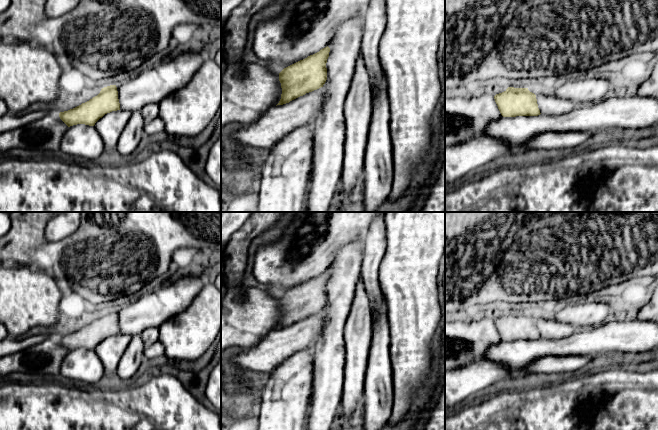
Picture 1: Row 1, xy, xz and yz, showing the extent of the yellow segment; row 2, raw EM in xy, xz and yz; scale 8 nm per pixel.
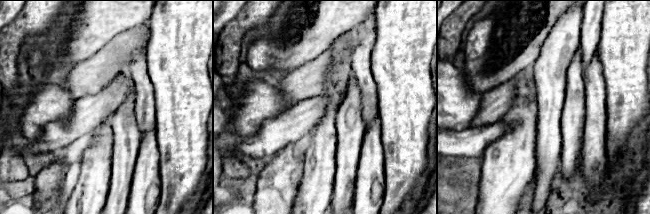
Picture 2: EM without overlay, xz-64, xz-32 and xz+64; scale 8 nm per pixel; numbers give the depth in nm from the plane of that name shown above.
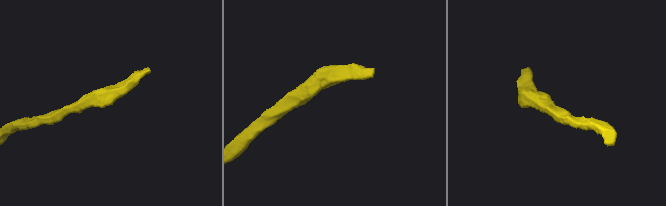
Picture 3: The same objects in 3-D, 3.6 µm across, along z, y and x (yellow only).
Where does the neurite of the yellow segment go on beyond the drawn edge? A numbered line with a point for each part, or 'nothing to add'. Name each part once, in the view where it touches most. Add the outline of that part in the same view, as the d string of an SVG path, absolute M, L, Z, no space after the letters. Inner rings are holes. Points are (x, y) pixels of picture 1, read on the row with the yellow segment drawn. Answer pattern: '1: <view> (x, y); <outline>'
nothing to add

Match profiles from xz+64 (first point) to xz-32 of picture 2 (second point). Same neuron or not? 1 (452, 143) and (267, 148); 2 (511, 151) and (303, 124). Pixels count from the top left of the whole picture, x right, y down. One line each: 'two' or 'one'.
1: one
2: two

